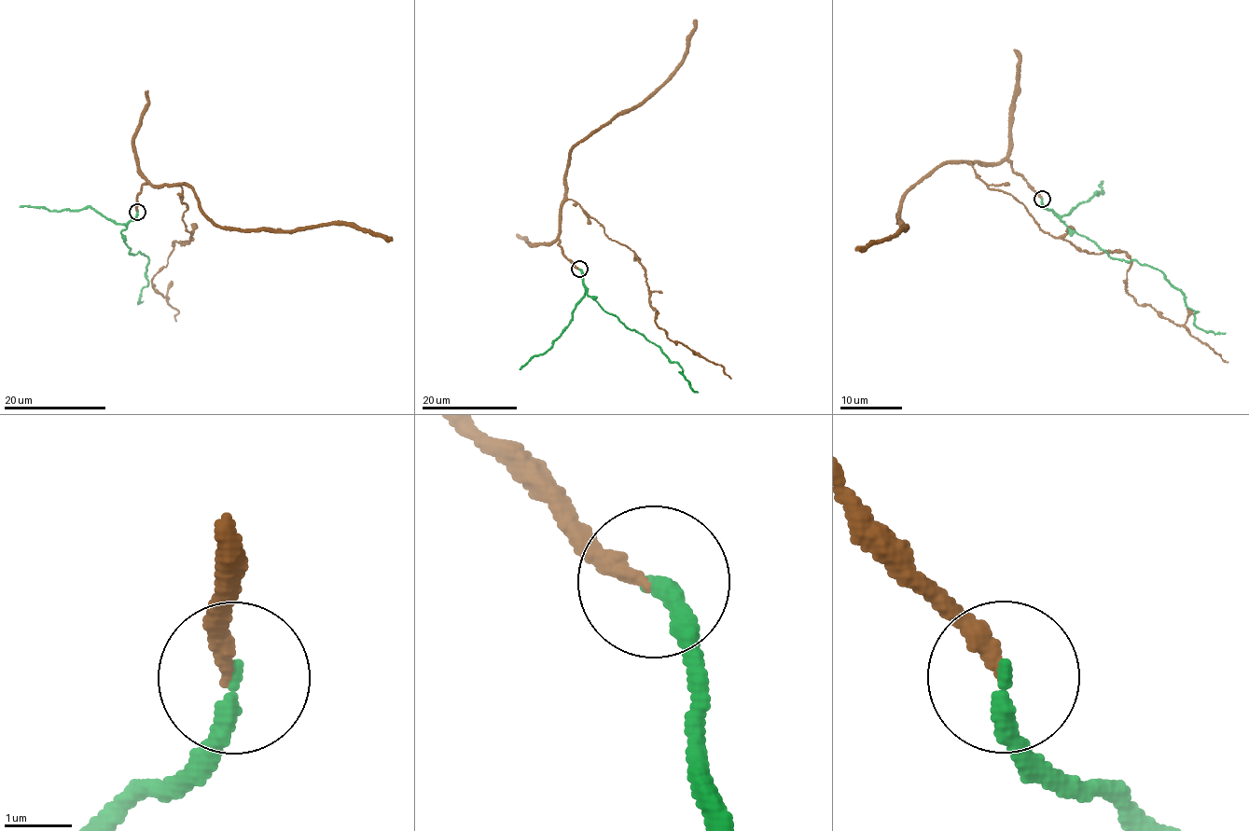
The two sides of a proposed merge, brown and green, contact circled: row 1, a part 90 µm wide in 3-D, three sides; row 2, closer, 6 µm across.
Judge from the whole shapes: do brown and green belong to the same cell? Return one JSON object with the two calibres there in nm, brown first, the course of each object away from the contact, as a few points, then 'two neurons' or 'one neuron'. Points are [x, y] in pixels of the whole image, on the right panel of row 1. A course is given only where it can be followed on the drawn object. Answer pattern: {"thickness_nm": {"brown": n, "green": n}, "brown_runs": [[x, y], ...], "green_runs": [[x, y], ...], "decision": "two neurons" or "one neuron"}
{"thickness_nm": {"brown": 240, "green": 240}, "brown_runs": [[1041, 199], [1006, 160], [971, 163], [1042, 230], [1095, 254], [1122, 251], [1131, 297], [1228, 363]], "green_runs": [[1042, 199], [1066, 226], [1112, 258], [1136, 261], [1163, 275], [1196, 311], [1199, 327], [1226, 333]], "decision": "one neuron"}

